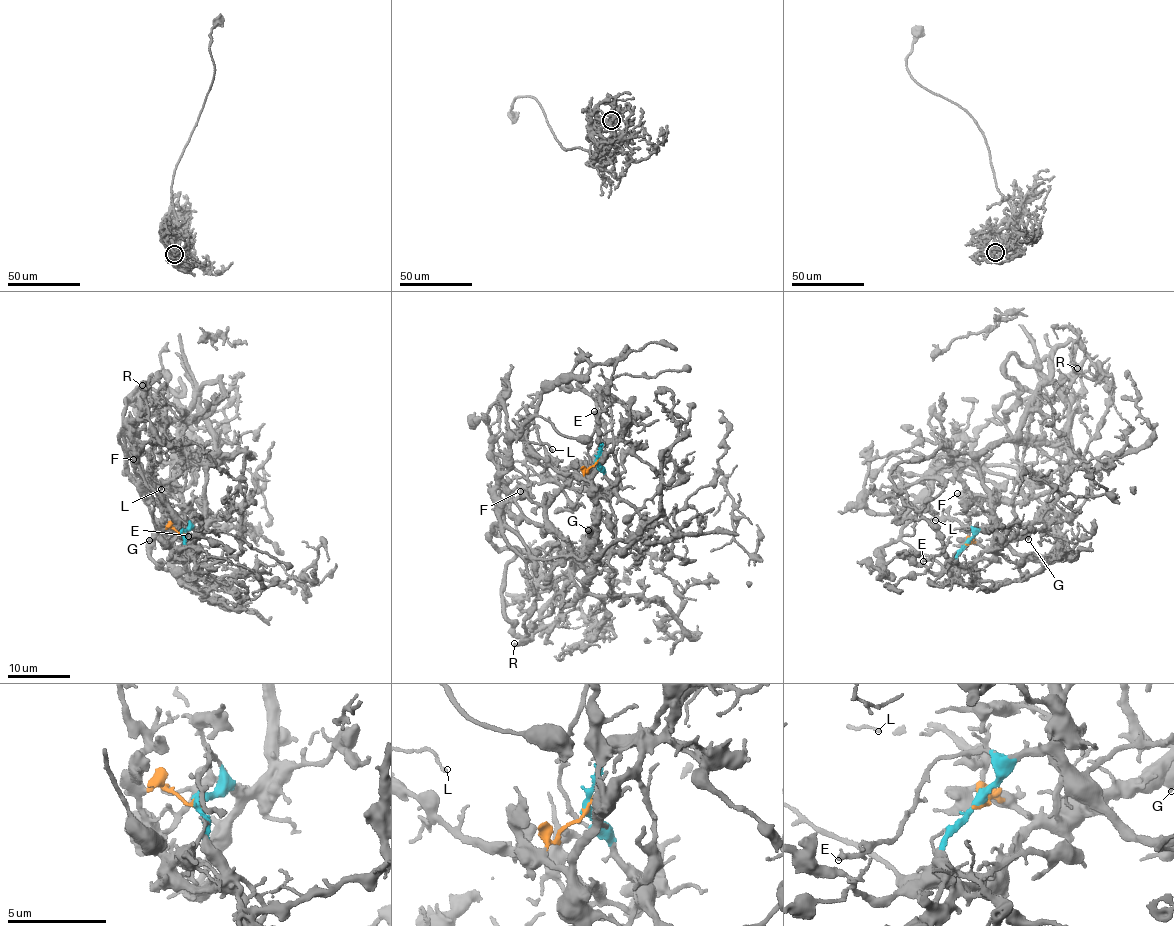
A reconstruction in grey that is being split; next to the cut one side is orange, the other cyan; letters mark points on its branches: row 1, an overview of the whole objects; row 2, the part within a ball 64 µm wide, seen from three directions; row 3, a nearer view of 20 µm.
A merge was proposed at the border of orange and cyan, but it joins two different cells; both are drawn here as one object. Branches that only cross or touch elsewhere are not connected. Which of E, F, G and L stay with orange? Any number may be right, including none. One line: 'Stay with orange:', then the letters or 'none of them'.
Stay with orange: F, L

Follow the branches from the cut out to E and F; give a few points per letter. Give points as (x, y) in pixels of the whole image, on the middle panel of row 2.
E: (596, 461), (601, 466), (598, 469), (589, 449), (596, 420), (594, 411)
F: (596, 461), (584, 480), (597, 511), (599, 550), (591, 568), (582, 567), (541, 506), (519, 490)

